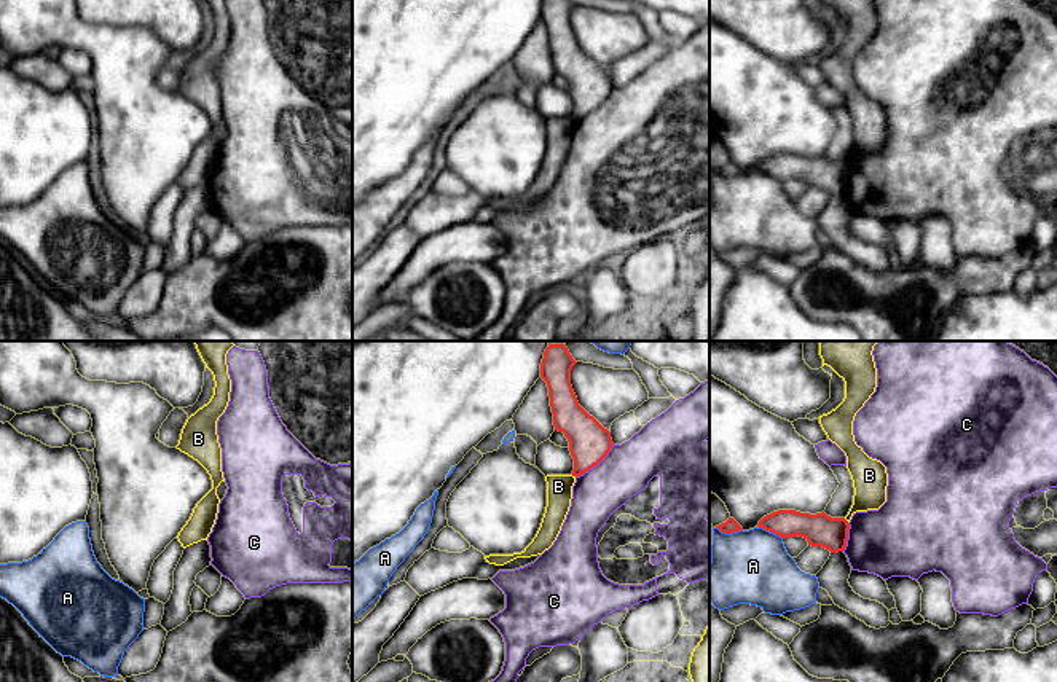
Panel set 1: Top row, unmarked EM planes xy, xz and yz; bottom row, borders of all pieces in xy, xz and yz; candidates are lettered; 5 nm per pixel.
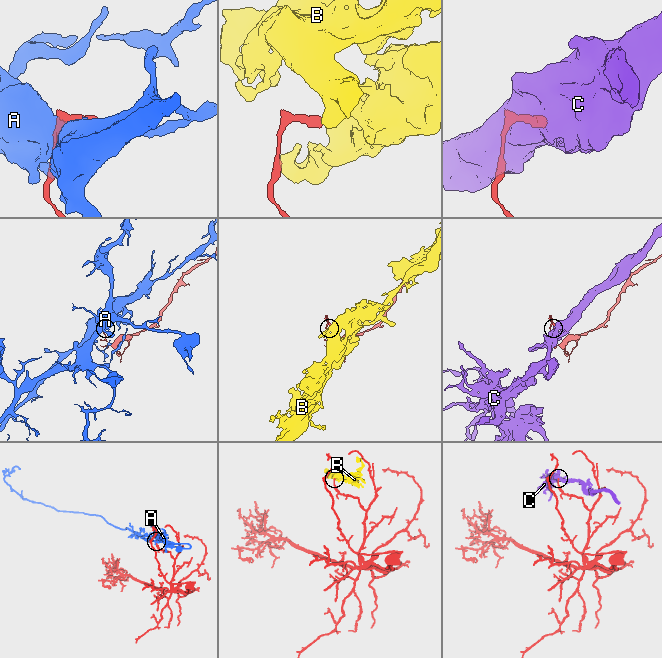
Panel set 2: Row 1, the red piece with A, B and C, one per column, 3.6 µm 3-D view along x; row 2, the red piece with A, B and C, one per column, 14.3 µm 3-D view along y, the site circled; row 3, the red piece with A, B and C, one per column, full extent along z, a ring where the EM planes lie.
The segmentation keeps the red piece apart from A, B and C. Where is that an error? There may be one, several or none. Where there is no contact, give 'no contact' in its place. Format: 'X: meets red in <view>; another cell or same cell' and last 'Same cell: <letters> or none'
A: meets red in yz; another cell
B: meets red in xz; another cell
C: meets red in xz; another cell
Same cell: none

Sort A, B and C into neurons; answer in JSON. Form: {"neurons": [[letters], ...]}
{"neurons": [["A"], ["B"], ["C"]]}

